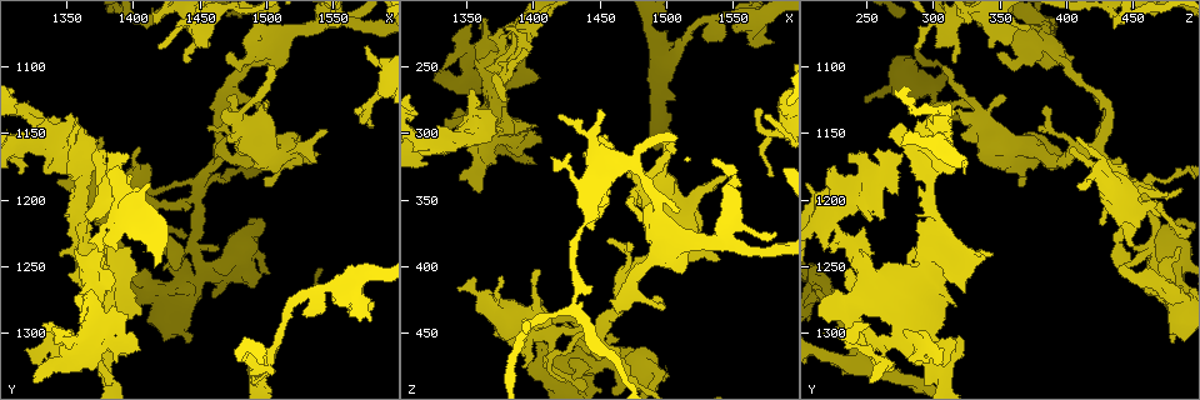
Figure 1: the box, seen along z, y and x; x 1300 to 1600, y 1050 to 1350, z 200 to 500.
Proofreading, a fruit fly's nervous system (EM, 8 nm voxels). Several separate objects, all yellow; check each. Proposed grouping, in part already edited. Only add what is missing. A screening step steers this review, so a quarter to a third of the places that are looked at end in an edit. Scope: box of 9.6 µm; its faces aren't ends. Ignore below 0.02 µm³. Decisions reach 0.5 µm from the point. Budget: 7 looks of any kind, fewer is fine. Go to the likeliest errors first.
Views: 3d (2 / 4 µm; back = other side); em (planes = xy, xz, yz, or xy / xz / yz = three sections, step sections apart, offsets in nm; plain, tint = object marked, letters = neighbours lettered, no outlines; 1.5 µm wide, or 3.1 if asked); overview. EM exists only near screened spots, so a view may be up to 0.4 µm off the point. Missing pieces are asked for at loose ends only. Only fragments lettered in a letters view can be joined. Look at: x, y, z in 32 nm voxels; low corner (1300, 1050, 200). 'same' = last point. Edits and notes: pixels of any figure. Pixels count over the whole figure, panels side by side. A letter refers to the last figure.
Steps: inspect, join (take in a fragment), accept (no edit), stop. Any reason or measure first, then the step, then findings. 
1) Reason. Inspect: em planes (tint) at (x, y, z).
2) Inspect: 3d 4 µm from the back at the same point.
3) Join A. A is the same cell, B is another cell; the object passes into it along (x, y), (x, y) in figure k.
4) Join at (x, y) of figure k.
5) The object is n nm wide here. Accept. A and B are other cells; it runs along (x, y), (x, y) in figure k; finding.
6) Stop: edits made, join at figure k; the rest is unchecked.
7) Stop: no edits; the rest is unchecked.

Thin end. Inspect: 3d 2 µm at (1580, 1146, 334).

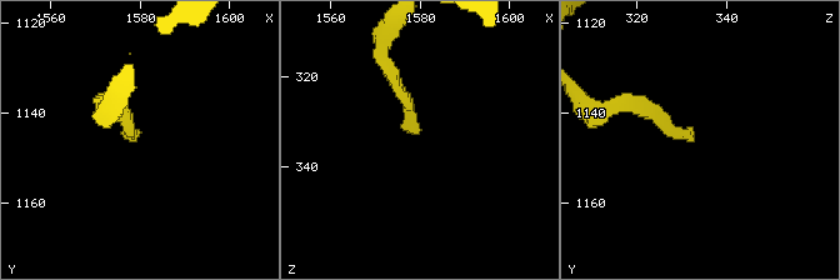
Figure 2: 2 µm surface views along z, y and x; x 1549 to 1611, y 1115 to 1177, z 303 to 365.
Now the EM. Inspect: em planes (letters) at (1579, 1145, 333).

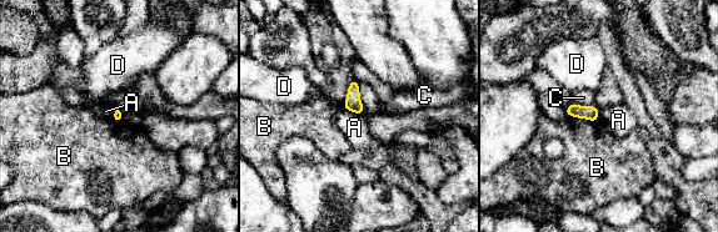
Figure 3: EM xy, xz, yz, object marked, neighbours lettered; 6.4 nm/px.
The longest contact is with B, 200 nm. Accept. A, B, C and D are other cells; a border runs along (343, 107), (362, 115) in figure 3; none of them fits.

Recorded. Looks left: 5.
Thin end. Inspect: em planes (letters) at (1576, 1084, 286).

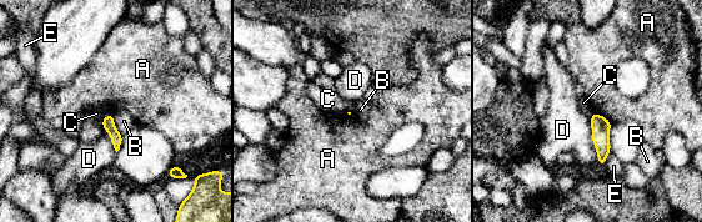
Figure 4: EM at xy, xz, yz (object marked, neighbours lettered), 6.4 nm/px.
Accept. A, B, C, D and E are other cells; a border runs along (592, 112), (602, 115), (611, 124) in figure 4; no lettered fragment goes on from it.

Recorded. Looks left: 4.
Branch stops here. Inspect: 3d 4 µm from the back at (1326, 1336, 250).

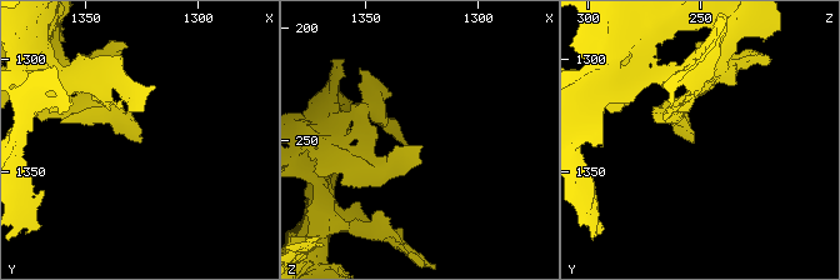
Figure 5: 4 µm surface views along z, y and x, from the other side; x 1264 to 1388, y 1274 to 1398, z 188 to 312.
Inspect: em planes (letters) at (1326, 1337, 252).

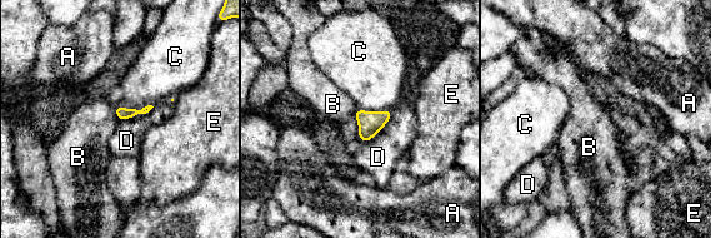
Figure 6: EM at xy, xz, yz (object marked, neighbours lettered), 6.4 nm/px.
Accept. A, B, C, D and E are other cells; a border runs along (116, 105), (126, 108), (153, 107) in figure 6; none of them fits.

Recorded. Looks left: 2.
Stop: no edits; the rest is unchecked.

